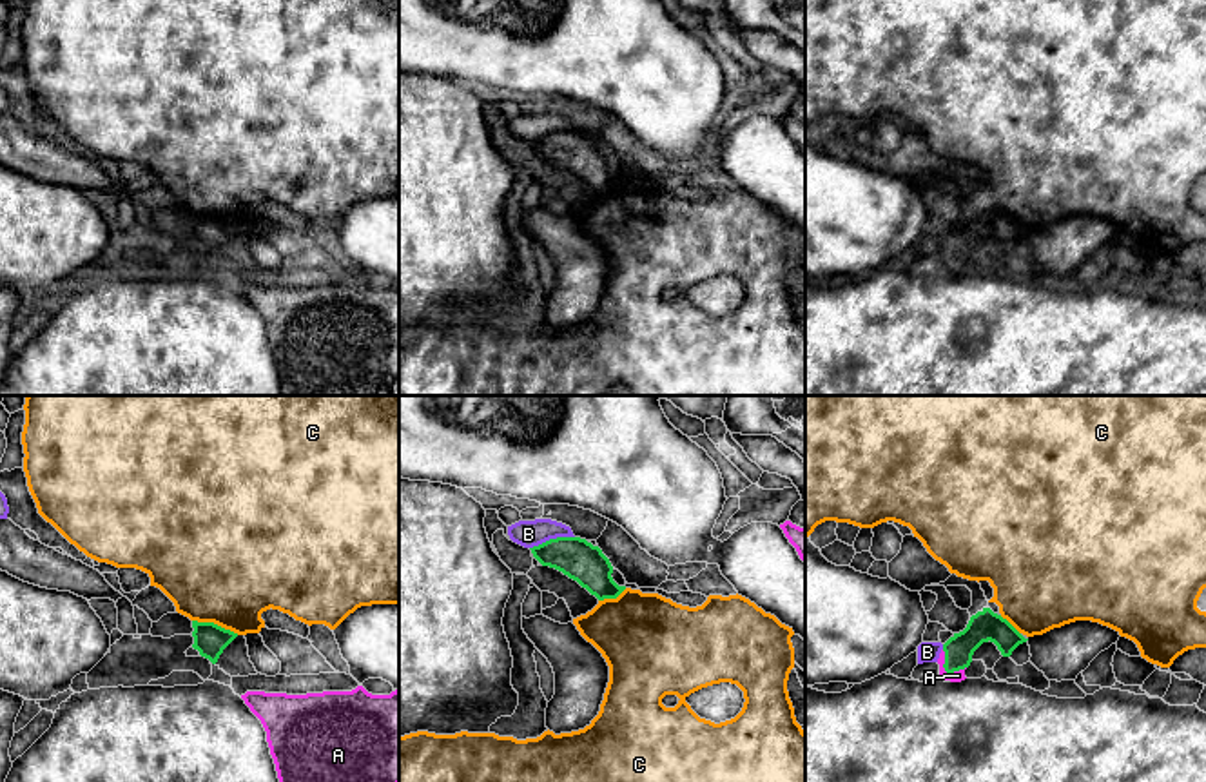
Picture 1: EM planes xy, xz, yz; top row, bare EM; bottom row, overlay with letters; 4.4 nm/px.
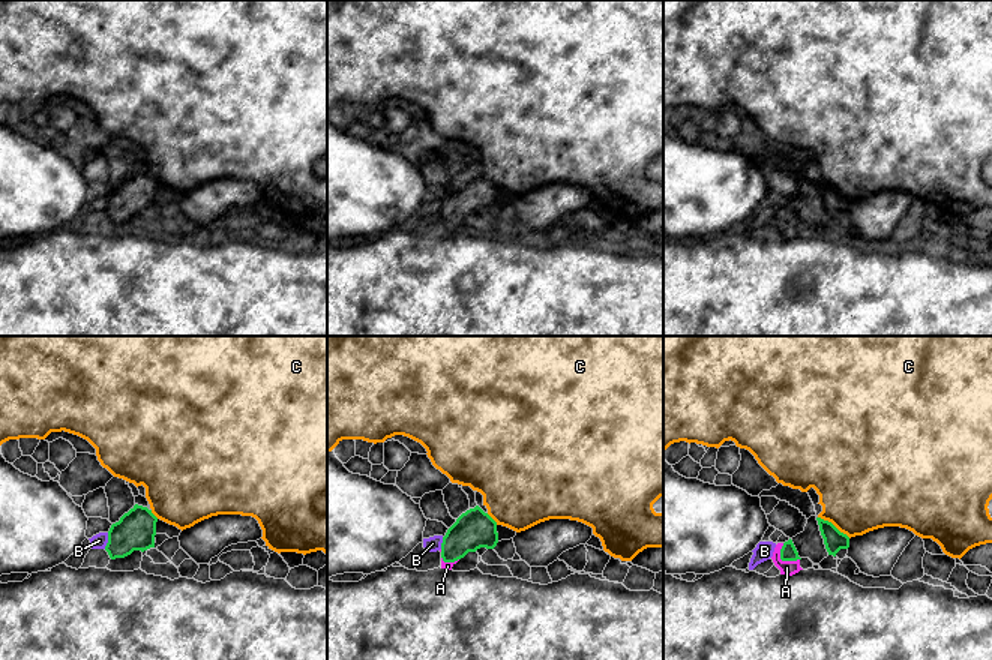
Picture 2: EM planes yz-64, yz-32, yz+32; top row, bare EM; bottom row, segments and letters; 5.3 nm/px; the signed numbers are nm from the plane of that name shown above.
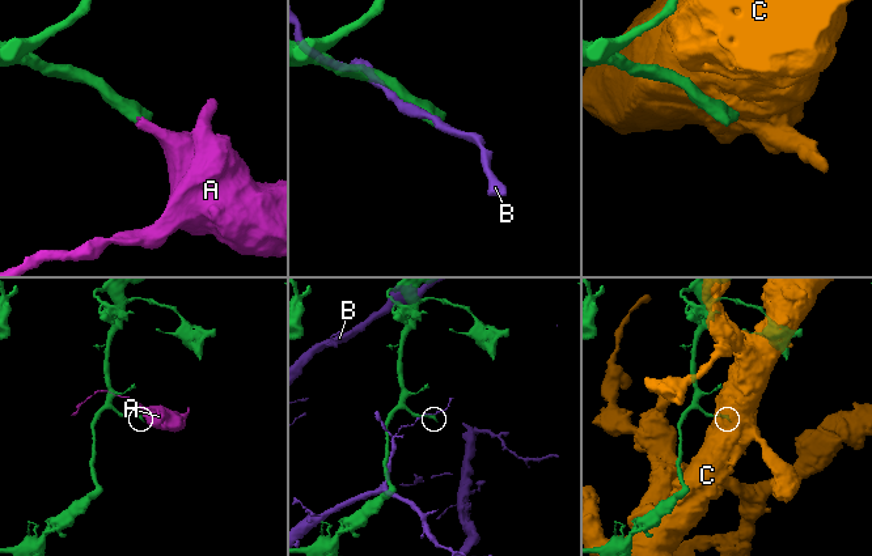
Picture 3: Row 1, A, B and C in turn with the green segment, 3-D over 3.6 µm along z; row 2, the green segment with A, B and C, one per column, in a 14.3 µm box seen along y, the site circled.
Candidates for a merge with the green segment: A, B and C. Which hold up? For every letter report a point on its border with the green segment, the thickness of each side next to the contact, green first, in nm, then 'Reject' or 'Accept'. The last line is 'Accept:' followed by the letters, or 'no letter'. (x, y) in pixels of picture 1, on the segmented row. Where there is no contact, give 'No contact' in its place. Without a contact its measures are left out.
A: Touches green at yz (945, 670). Thickness 130 nm (green) against 50 nm. Accept
B: Touches green at xz (552, 539). Thickness 180 nm (green) against 120 nm. Reject
C: Touches green at xy (216, 625). Thickness 140 nm (green) against 480 nm. Reject
Accept: A

